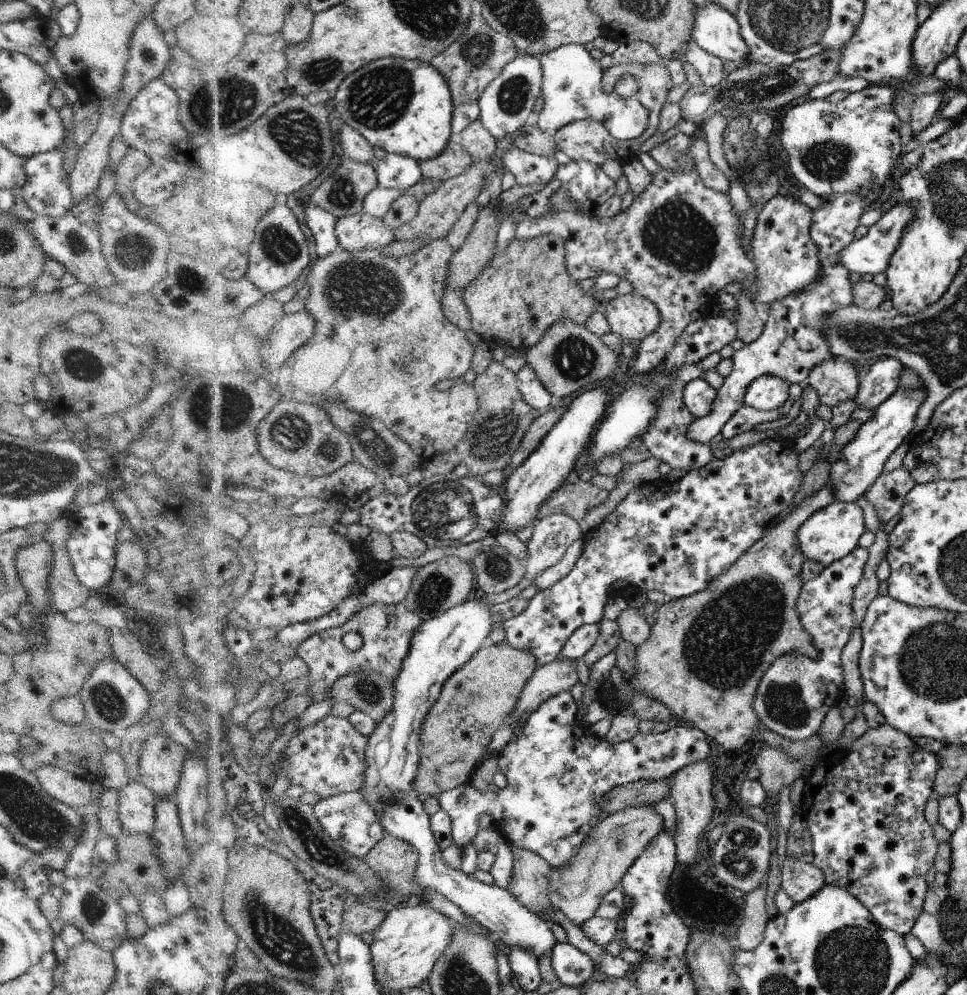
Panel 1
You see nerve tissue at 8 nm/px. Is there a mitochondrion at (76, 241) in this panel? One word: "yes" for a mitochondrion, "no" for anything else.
yes

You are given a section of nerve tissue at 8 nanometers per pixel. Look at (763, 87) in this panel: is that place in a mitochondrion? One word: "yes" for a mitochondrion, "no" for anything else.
yes

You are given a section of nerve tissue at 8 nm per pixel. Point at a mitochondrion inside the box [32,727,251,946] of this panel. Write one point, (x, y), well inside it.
(90, 906)

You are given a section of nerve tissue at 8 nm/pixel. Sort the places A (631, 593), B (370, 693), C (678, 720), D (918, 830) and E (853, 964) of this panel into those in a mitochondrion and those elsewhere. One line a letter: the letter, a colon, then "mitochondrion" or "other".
A: other
B: mitochondrion
C: other
D: other
E: mitochondrion

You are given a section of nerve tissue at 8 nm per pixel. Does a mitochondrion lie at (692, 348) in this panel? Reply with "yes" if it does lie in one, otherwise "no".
no

